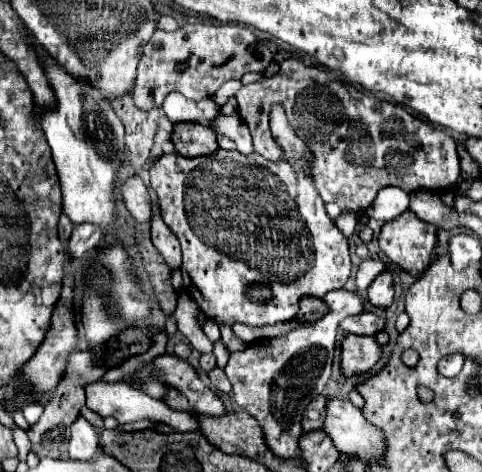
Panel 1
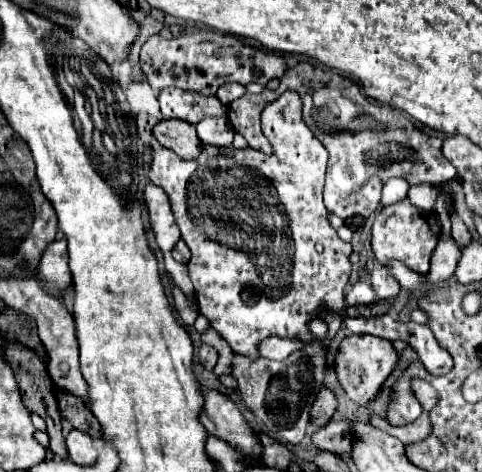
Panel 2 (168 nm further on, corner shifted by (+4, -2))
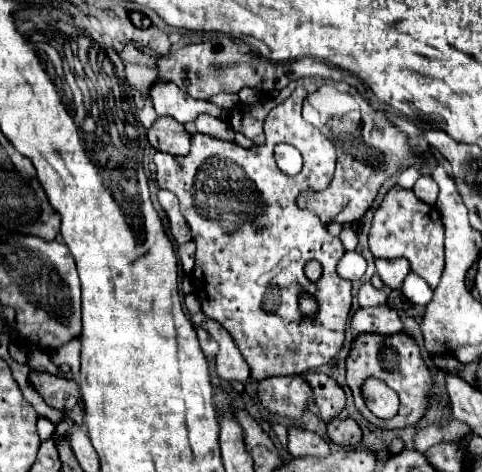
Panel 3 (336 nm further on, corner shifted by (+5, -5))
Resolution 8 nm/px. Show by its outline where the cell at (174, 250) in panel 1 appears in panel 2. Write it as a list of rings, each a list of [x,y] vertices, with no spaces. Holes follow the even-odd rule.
[[[178,241],[176,247],[172,249],[172,257],[176,261],[180,261],[180,263],[188,263],[190,261],[190,249],[188,249],[188,245],[184,241]]]

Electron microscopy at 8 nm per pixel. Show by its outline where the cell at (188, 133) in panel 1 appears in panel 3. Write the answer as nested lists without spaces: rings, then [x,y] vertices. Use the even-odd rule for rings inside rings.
[[[157,118],[157,122],[147,130],[147,138],[153,148],[173,156],[185,156],[191,144],[191,134],[185,126],[171,118]]]

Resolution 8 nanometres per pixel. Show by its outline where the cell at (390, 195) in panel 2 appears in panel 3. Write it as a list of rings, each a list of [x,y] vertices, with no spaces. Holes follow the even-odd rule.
[[[409,168],[407,172],[401,172],[401,176],[399,176],[399,180],[397,180],[397,186],[401,186],[401,188],[407,188],[407,190],[411,190],[417,178],[419,178],[419,172],[415,172],[413,168]]]

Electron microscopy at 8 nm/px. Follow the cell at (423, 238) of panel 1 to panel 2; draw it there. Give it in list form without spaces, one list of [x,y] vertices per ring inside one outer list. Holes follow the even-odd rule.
[[[408,199],[382,207],[372,225],[374,257],[382,265],[386,265],[388,261],[400,261],[412,271],[428,273],[430,255],[436,249],[436,243],[440,239],[440,225],[436,219],[438,219],[436,211],[420,211]]]

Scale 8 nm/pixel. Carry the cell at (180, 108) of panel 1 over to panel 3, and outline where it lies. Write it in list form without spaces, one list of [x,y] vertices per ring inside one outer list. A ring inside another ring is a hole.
[[[157,80],[151,86],[151,100],[153,100],[157,116],[171,116],[181,124],[195,122],[199,114],[211,114],[215,118],[227,116],[227,110],[207,100],[195,100],[171,82]]]

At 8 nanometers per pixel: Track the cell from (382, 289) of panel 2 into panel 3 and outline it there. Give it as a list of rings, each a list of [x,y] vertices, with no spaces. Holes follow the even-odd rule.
[[[397,258],[397,260],[375,260],[377,274],[383,280],[383,284],[391,290],[399,290],[403,284],[403,278],[411,272],[407,260]]]

